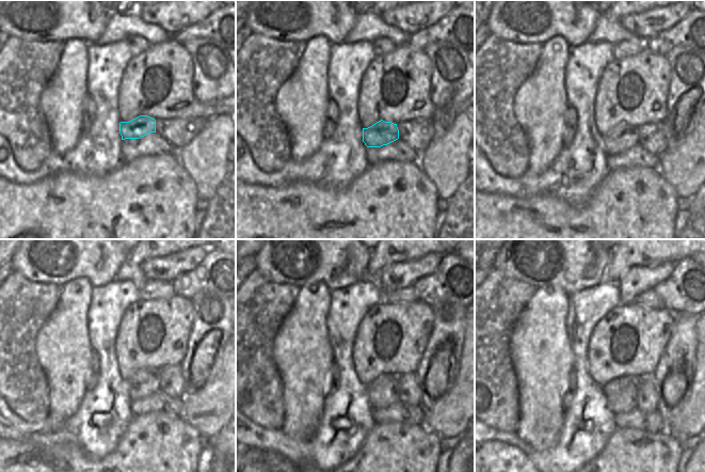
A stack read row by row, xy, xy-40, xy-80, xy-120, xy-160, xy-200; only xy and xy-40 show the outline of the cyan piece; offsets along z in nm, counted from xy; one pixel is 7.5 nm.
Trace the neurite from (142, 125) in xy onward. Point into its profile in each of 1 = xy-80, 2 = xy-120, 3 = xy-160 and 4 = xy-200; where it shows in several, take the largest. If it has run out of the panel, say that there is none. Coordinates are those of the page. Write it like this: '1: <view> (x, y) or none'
1: xy-80 (623, 137)
2: xy-120 (146, 381)
3: xy-160 (384, 391)
4: xy-200 (623, 402)

